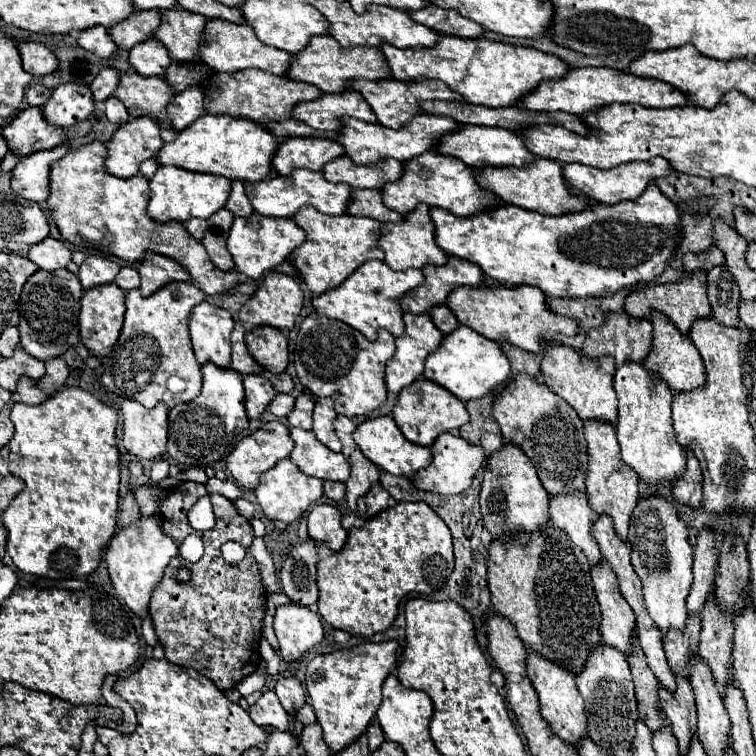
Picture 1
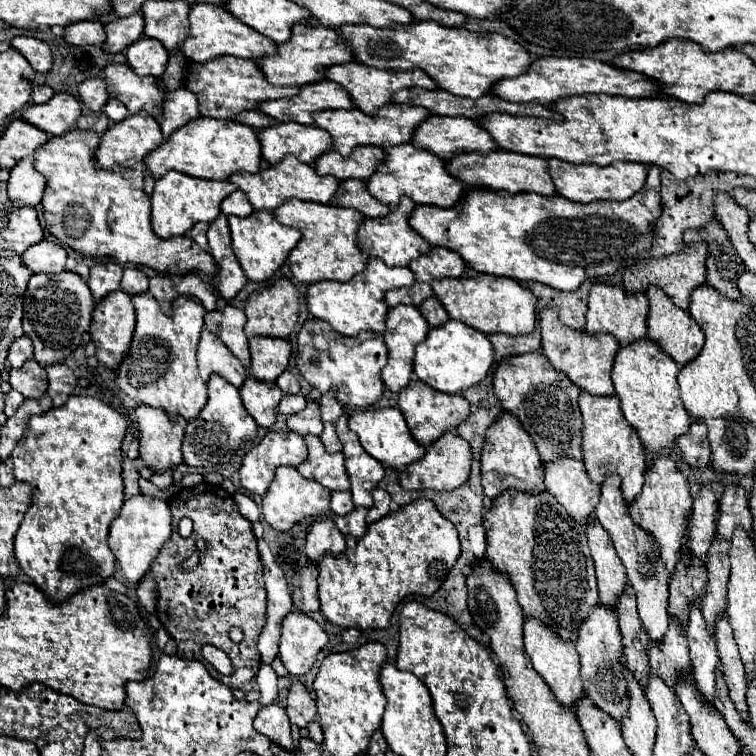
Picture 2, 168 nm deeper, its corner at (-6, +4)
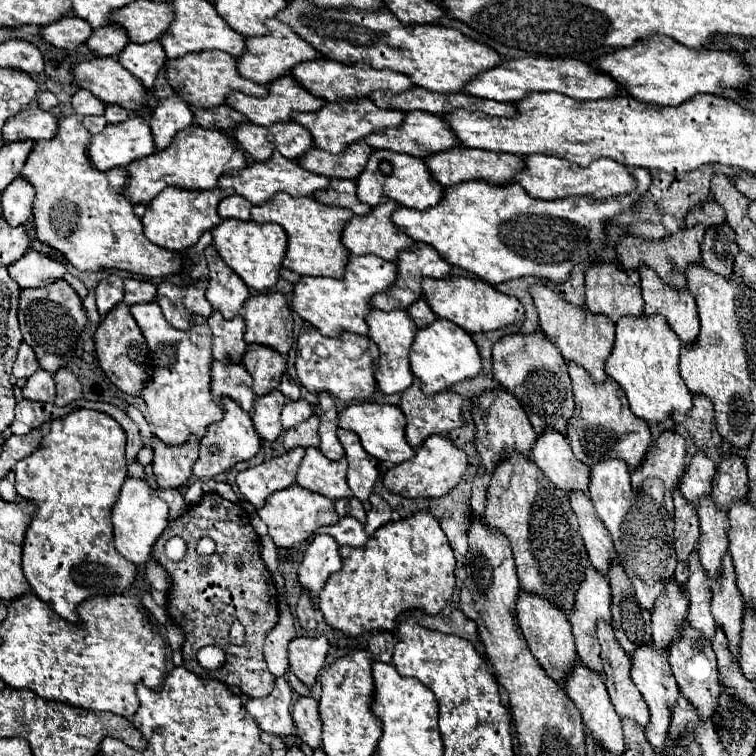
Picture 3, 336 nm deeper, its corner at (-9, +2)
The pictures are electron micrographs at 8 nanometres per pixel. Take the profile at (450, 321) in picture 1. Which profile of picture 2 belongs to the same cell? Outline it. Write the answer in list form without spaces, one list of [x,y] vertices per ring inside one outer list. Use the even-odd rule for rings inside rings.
[[[430,296],[426,302],[422,302],[422,306],[418,308],[422,312],[422,316],[426,318],[426,322],[430,326],[442,326],[446,320],[448,320],[448,314],[446,310],[442,308],[442,304],[438,302],[438,298]]]

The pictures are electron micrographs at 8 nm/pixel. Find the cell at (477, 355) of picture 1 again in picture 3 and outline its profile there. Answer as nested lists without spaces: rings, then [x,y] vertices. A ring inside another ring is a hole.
[[[439,318],[431,326],[417,332],[415,342],[411,346],[409,360],[411,360],[411,370],[421,380],[421,390],[425,394],[437,394],[437,392],[451,390],[453,384],[467,380],[467,378],[475,378],[483,370],[481,354],[471,334],[443,318]]]

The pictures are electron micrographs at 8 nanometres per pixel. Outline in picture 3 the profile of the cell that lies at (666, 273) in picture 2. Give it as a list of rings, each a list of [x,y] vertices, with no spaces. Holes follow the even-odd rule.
[[[703,226],[681,230],[677,232],[677,236],[671,236],[669,240],[633,240],[625,236],[617,244],[617,258],[625,270],[639,270],[639,266],[649,266],[651,270],[657,272],[657,276],[661,276],[661,280],[665,280],[665,284],[669,284],[675,290],[681,290],[681,288],[685,290],[687,288],[687,276],[685,276],[687,268],[691,264],[701,262],[703,236],[705,236]]]

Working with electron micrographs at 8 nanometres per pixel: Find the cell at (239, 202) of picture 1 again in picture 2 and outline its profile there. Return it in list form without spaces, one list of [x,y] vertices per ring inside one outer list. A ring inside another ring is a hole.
[[[234,190],[224,202],[222,202],[222,208],[220,208],[226,216],[234,214],[234,216],[248,216],[254,208],[250,206],[250,202],[246,200],[246,196],[240,194],[240,190]]]

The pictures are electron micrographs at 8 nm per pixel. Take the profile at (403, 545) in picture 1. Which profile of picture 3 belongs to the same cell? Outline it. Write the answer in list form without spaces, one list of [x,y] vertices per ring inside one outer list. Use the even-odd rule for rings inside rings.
[[[427,510],[415,512],[397,522],[387,522],[369,538],[363,548],[341,546],[339,552],[343,558],[343,568],[325,582],[317,596],[317,608],[323,612],[329,626],[345,632],[347,636],[359,636],[369,630],[393,630],[397,614],[407,608],[421,608],[427,614],[437,614],[455,590],[453,550],[439,522]]]

